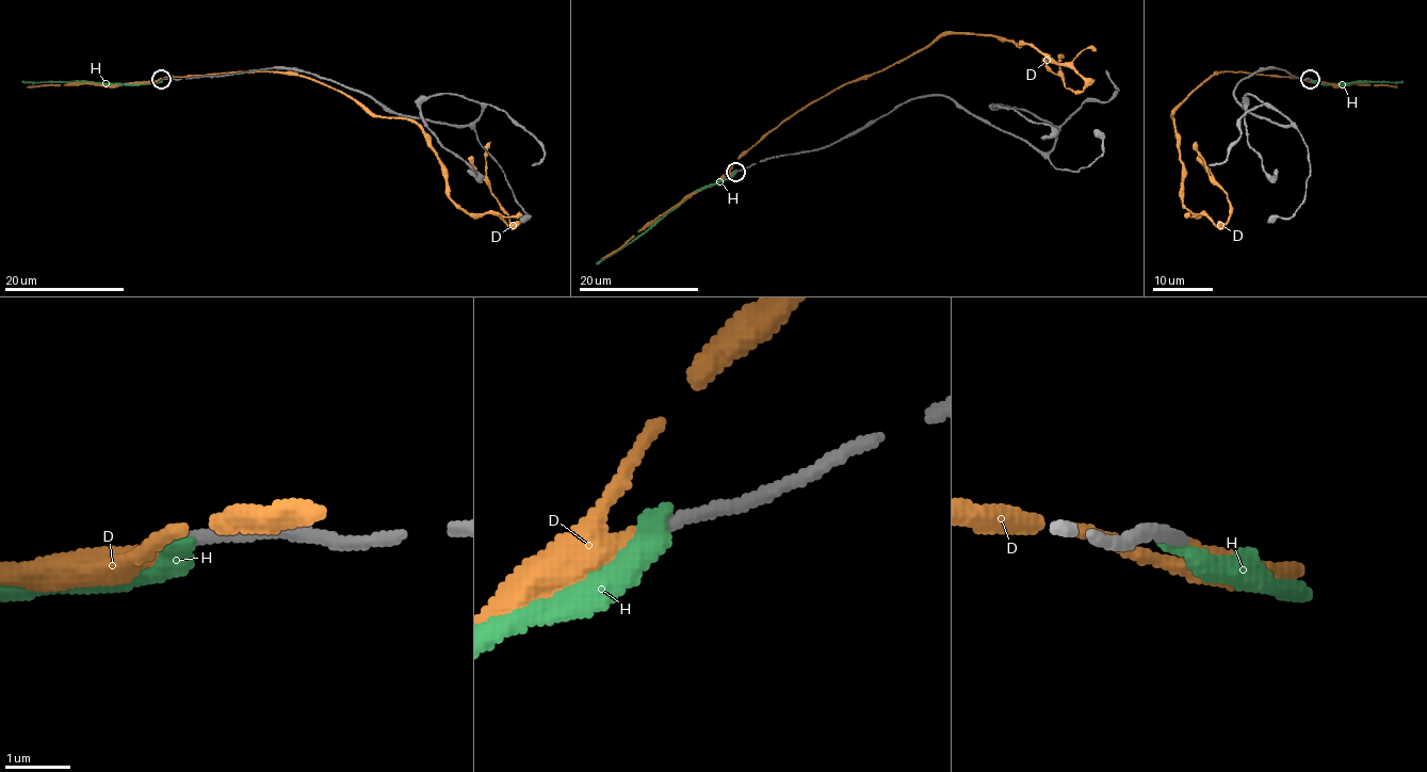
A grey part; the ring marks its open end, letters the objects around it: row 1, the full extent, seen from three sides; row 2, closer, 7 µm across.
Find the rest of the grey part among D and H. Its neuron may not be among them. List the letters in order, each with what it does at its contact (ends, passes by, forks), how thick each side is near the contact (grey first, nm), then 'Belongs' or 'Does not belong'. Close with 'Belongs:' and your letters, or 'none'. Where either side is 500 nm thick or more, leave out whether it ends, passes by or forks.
D: It ends there. Thickness 200 nm (grey) against 240 nm. Belongs
H: It ends there. Thickness 220 nm (grey) against 360 nm. Does not belong
Belongs: D

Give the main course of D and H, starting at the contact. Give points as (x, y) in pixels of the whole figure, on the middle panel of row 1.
D: (735, 172), (738, 158), (784, 121), (945, 34), (1030, 44), (1069, 63), (1083, 91), (1065, 86), (1065, 55)
H: (735, 171), (694, 190), (648, 229), (596, 263)

